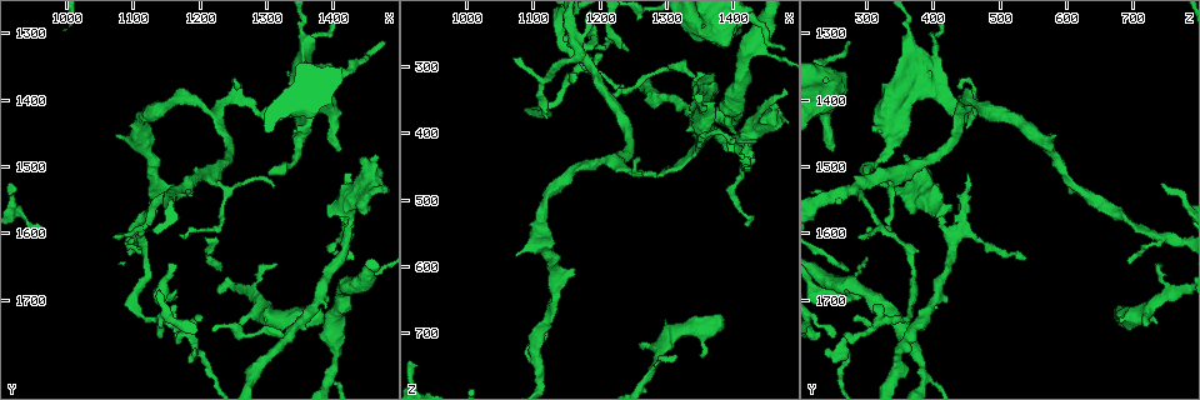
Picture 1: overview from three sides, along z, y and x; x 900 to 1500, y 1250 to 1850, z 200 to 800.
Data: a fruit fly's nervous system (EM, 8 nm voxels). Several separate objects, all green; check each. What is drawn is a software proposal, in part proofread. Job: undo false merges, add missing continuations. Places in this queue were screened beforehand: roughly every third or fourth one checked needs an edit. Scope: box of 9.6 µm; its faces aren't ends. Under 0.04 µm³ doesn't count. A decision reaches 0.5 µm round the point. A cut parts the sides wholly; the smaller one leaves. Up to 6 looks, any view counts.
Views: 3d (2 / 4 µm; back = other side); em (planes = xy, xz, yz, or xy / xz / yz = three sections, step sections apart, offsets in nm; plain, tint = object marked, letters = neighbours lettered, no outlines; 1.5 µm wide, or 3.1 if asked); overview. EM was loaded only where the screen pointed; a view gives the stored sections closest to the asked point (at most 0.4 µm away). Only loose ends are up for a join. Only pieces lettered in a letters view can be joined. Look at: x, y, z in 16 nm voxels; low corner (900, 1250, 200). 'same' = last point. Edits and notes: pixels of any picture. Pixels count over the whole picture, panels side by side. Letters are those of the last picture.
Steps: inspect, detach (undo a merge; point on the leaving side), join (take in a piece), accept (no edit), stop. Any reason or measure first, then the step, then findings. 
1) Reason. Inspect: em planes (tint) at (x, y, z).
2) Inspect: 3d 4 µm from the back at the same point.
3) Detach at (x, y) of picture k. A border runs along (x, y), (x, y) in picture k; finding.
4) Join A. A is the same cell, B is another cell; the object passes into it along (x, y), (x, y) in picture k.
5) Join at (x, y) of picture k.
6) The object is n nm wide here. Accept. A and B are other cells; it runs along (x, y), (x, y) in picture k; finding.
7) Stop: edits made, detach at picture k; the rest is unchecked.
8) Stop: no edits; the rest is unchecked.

Inspect: 3d 2 µm from the back at (1410, 1480, 250).

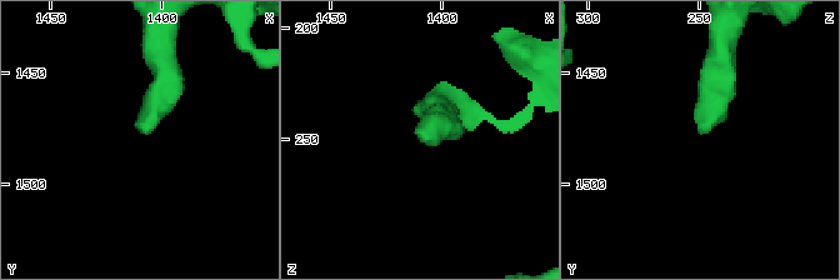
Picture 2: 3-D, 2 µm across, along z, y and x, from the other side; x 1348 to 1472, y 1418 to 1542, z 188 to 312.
Shape alone is not enough. Inspect: em planes (letters) at (1409, 1477, 250).

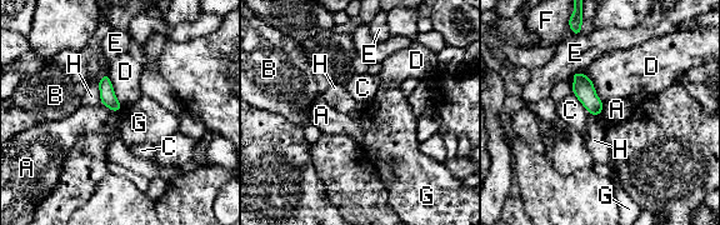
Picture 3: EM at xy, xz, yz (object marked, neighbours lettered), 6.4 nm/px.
Accept. A, B, C, D, E, F, G and H are other cells; a border runs along (123, 106), (118, 111) in picture 3; none of them fits.

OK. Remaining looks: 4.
Branch stops here. Inspect: 3d 2 µm at (1265, 1740, 725).

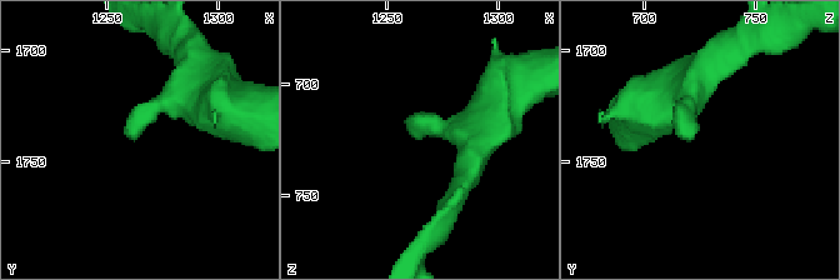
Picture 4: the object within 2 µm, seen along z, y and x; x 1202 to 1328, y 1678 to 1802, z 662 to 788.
Inspect: em planes (letters) at (1262, 1738, 722).

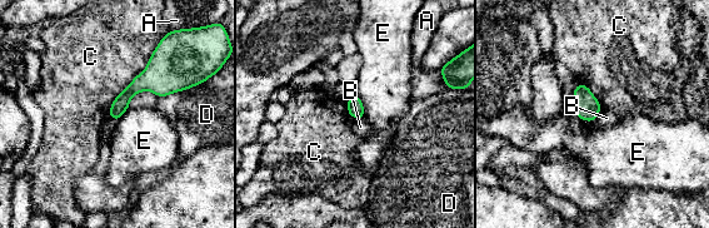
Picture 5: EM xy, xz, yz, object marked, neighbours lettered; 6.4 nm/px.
Accept. A, B, C, D and E are other cells; no lettered piece goes on from it.

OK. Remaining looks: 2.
Tapers out. Inspect: 3d 4 µm at (1315, 1645, 730).

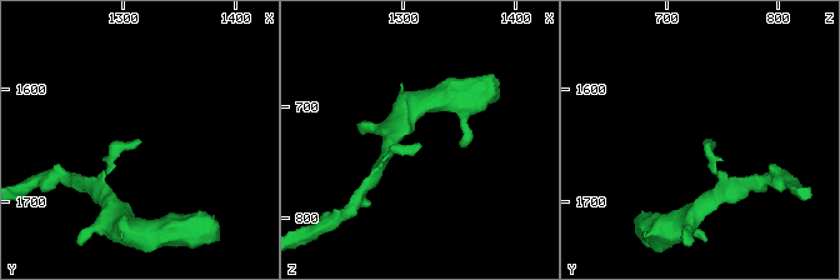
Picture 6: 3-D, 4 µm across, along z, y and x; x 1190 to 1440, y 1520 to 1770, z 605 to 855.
Now the EM. Inspect: em planes (letters) at (1318, 1648, 734).

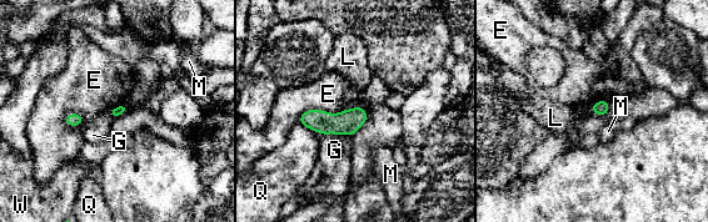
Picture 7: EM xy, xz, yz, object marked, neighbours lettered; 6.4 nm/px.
The longest contact is with E, 300 nm. Accept. E, G, L, M, Q and W are other cells; no lettered piece goes on from it.

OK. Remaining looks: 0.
Stop: no edits; the rest is unchecked.

